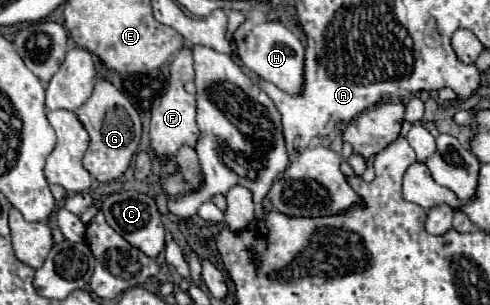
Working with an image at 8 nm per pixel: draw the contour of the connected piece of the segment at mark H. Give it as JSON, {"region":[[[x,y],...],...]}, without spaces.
{"region":[[[245,21],[235,31],[235,41],[239,47],[239,59],[251,71],[255,71],[261,79],[277,85],[281,91],[289,95],[299,95],[303,91],[303,63],[305,63],[305,47],[299,37],[281,23],[253,23]]]}

